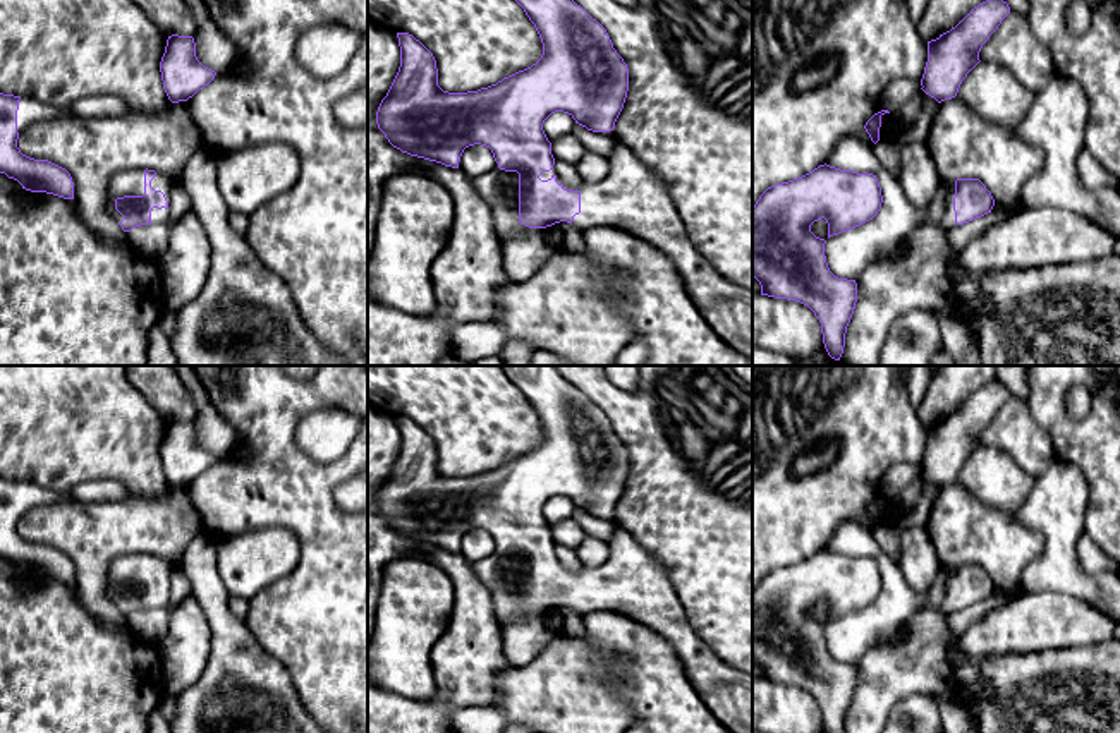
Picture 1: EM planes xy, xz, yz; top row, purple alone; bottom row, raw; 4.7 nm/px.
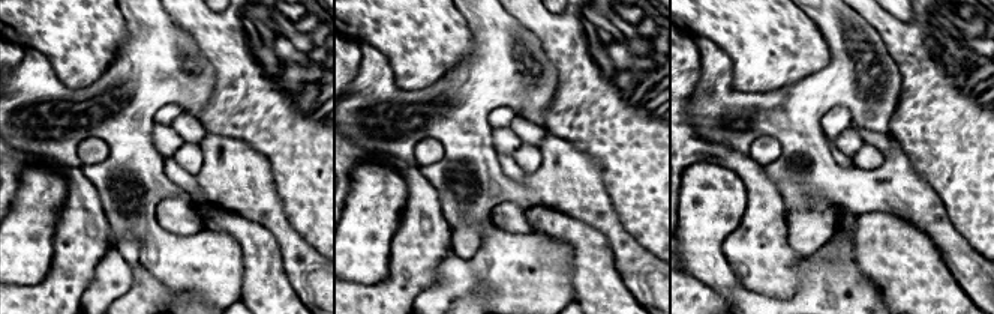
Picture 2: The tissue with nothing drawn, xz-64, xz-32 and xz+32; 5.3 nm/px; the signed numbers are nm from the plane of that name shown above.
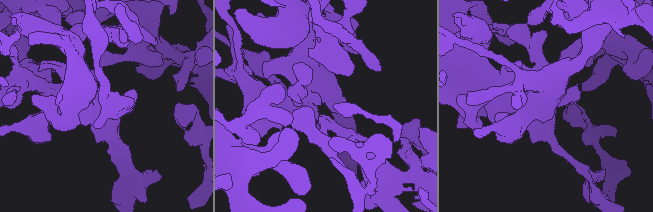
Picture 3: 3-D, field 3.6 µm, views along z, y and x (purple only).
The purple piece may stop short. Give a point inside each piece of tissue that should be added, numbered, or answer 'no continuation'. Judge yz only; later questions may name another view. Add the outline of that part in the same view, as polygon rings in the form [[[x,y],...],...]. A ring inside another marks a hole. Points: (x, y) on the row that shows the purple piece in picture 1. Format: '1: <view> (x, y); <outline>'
1: yz (947, 222); [[[941,179],[938,192],[947,189],[947,187],[950,191],[948,191],[948,196],[947,196],[945,213],[941,216],[940,227],[945,228],[945,230],[950,230],[950,228],[957,227],[955,211],[953,211],[955,180]]]

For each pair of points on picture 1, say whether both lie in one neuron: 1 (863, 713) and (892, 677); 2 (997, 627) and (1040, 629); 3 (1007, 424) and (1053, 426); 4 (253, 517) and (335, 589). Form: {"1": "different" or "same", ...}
{"1": "same", "2": "same", "3": "different", "4": "same"}

